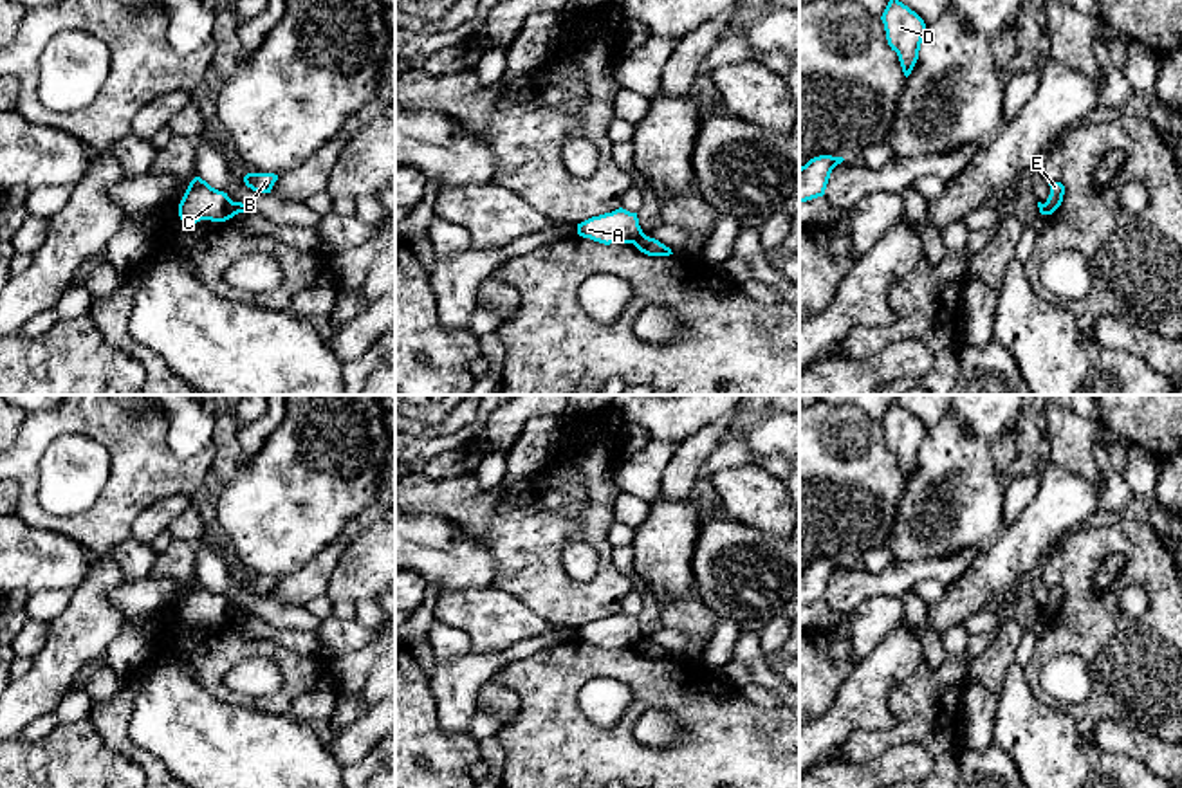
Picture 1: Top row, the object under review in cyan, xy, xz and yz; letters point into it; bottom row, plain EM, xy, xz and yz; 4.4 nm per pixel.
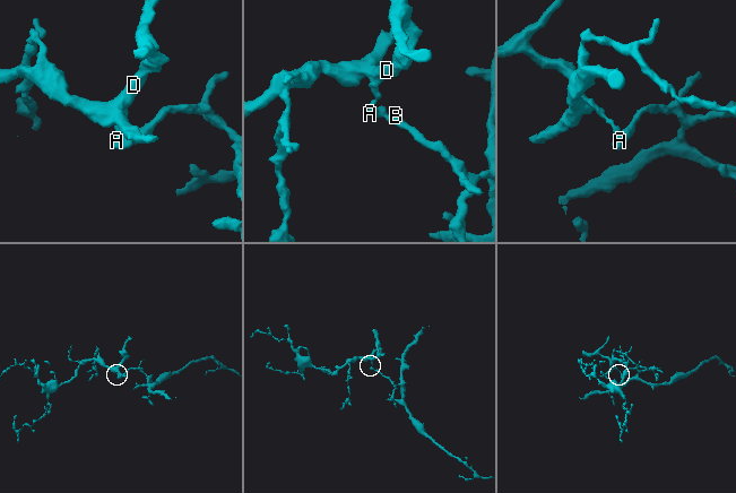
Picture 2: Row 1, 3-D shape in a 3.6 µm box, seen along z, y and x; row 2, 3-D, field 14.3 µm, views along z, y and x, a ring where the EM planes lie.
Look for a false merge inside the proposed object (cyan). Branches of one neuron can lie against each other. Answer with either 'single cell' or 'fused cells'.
fused cells

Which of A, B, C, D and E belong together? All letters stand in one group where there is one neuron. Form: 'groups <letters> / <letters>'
groups A C D / B E

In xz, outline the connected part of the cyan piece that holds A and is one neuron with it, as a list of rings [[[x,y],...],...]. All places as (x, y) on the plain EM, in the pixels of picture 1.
[[[623,611],[592,620],[577,628],[577,638],[594,646],[610,647],[633,647],[644,637],[639,629],[637,617],[630,617]]]

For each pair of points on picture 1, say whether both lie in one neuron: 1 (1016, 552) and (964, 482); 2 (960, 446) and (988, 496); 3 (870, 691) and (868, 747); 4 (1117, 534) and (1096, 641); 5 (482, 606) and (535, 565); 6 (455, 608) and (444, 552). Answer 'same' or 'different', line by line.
1: different
2: same
3: different
4: same
5: different
6: different

